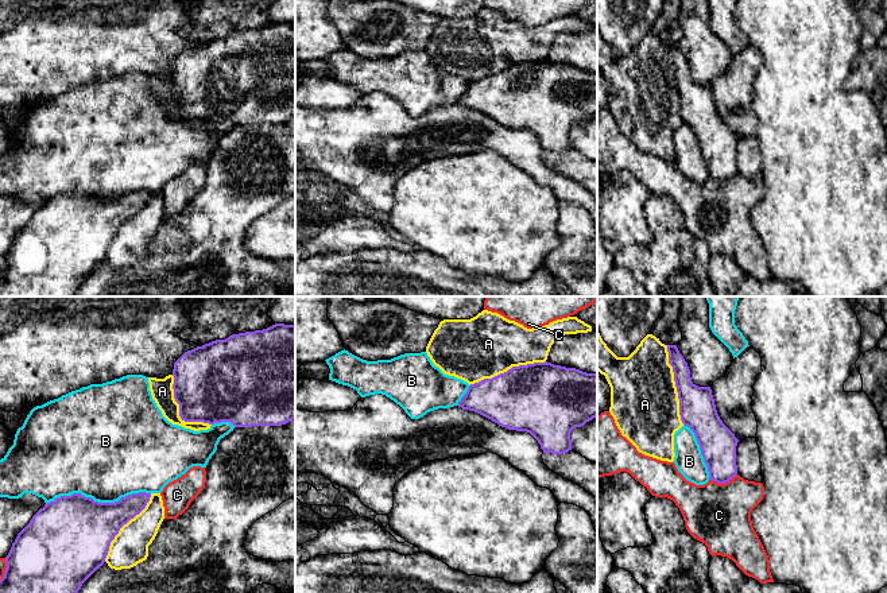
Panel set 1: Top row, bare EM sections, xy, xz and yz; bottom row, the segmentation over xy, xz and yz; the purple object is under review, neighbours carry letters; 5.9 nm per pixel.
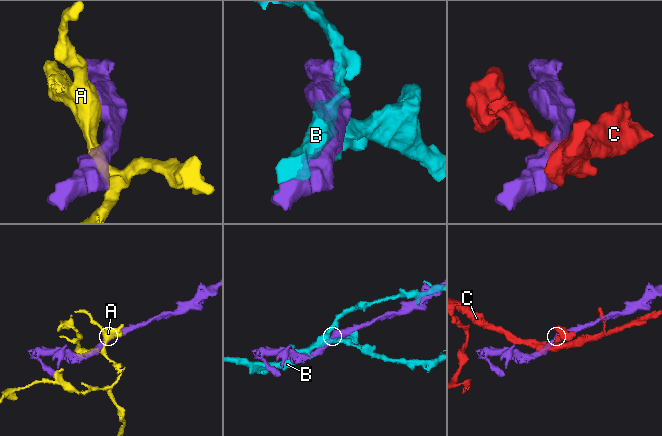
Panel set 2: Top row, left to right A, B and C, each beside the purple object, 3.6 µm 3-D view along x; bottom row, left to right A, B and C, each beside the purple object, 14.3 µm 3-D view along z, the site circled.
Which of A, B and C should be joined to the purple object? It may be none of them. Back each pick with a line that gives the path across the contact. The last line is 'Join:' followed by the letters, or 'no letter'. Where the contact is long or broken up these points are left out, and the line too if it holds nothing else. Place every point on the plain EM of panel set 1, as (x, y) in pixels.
Join: no letter

